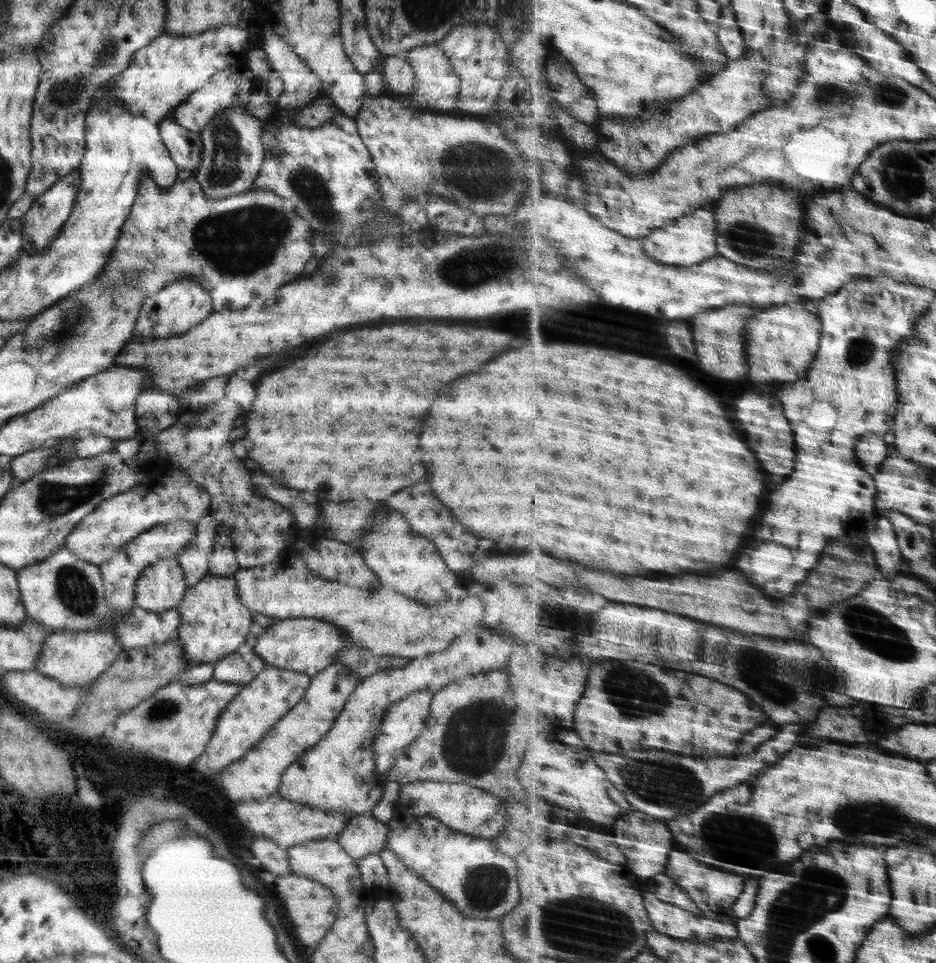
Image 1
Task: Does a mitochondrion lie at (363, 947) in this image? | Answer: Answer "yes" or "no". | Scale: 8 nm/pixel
no

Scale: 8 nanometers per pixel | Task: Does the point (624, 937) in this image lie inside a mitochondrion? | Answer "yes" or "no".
yes

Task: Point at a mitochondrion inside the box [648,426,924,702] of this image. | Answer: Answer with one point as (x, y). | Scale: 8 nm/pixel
(870, 627)

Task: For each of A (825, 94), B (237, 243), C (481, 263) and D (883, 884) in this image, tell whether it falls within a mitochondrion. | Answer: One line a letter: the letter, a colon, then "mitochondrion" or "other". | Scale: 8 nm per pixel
A: mitochondrion
B: mitochondrion
C: mitochondrion
D: other

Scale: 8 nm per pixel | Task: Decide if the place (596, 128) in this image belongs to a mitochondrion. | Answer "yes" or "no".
no

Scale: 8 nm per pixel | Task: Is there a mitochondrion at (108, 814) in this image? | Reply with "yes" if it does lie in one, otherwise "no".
no

